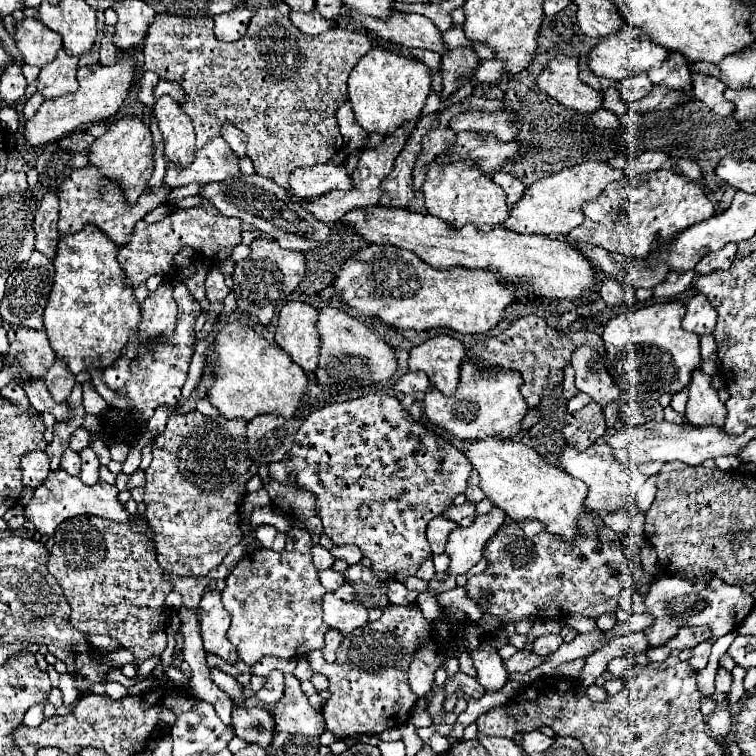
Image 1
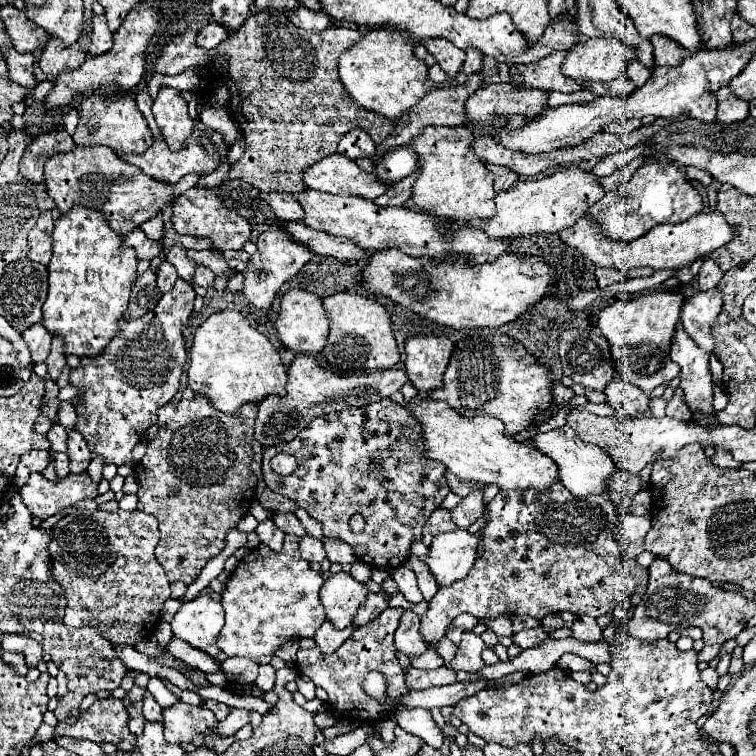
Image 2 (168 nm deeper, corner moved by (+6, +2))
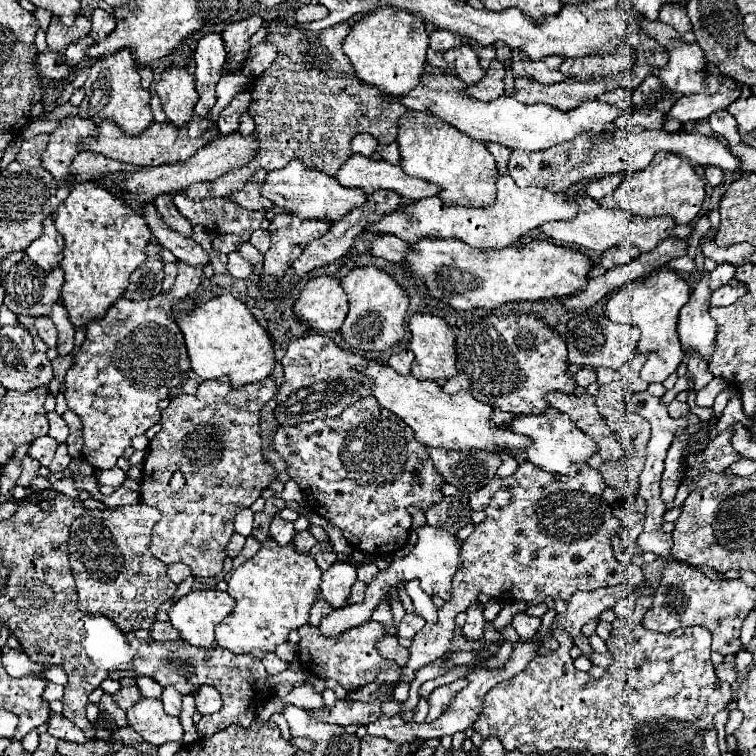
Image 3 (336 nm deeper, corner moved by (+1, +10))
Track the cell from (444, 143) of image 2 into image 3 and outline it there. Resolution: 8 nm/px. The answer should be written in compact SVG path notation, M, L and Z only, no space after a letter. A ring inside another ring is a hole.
M408 112L400 120L398 144L402 156L402 170L410 176L422 178L440 188L440 200L444 204L462 204L472 208L484 208L496 200L498 168L494 156L480 140L462 134L458 128L426 112Z

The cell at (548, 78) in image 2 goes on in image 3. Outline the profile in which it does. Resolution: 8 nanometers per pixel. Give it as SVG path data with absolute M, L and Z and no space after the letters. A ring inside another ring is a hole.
M514 52L510 68L514 70L516 76L530 78L540 84L552 84L566 80L566 76L560 72L560 64L562 64L562 56L546 56L538 62L532 62L532 60L522 60L520 52Z

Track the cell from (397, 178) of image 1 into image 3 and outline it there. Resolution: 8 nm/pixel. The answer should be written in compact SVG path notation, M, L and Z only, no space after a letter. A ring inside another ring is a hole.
M396 142L390 144L390 146L380 144L380 146L378 146L378 152L380 152L382 160L388 160L388 162L392 162L392 164L400 164L400 150L398 150L398 144L396 144Z

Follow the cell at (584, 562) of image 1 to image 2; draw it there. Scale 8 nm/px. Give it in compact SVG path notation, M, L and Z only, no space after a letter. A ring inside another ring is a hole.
M561 482L553 484L549 496L541 496L541 500L533 496L533 488L529 488L529 492L499 492L487 504L485 516L487 522L481 528L481 556L477 556L473 568L463 580L457 580L435 594L429 610L421 618L419 632L427 644L441 640L461 612L469 612L479 620L499 614L525 614L543 620L545 616L559 614L563 610L575 616L587 614L597 618L613 612L619 602L633 596L635 580L629 572L629 566L623 562L623 552L617 540L613 538L617 514L607 494L575 498Z

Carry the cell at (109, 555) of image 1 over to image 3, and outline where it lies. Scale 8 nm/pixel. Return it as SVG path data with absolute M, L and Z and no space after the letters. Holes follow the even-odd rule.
M144 502L104 510L86 510L74 520L68 540L68 556L78 590L78 608L84 614L102 614L122 632L148 630L154 614L176 592L166 564L150 552L152 530L162 514Z

